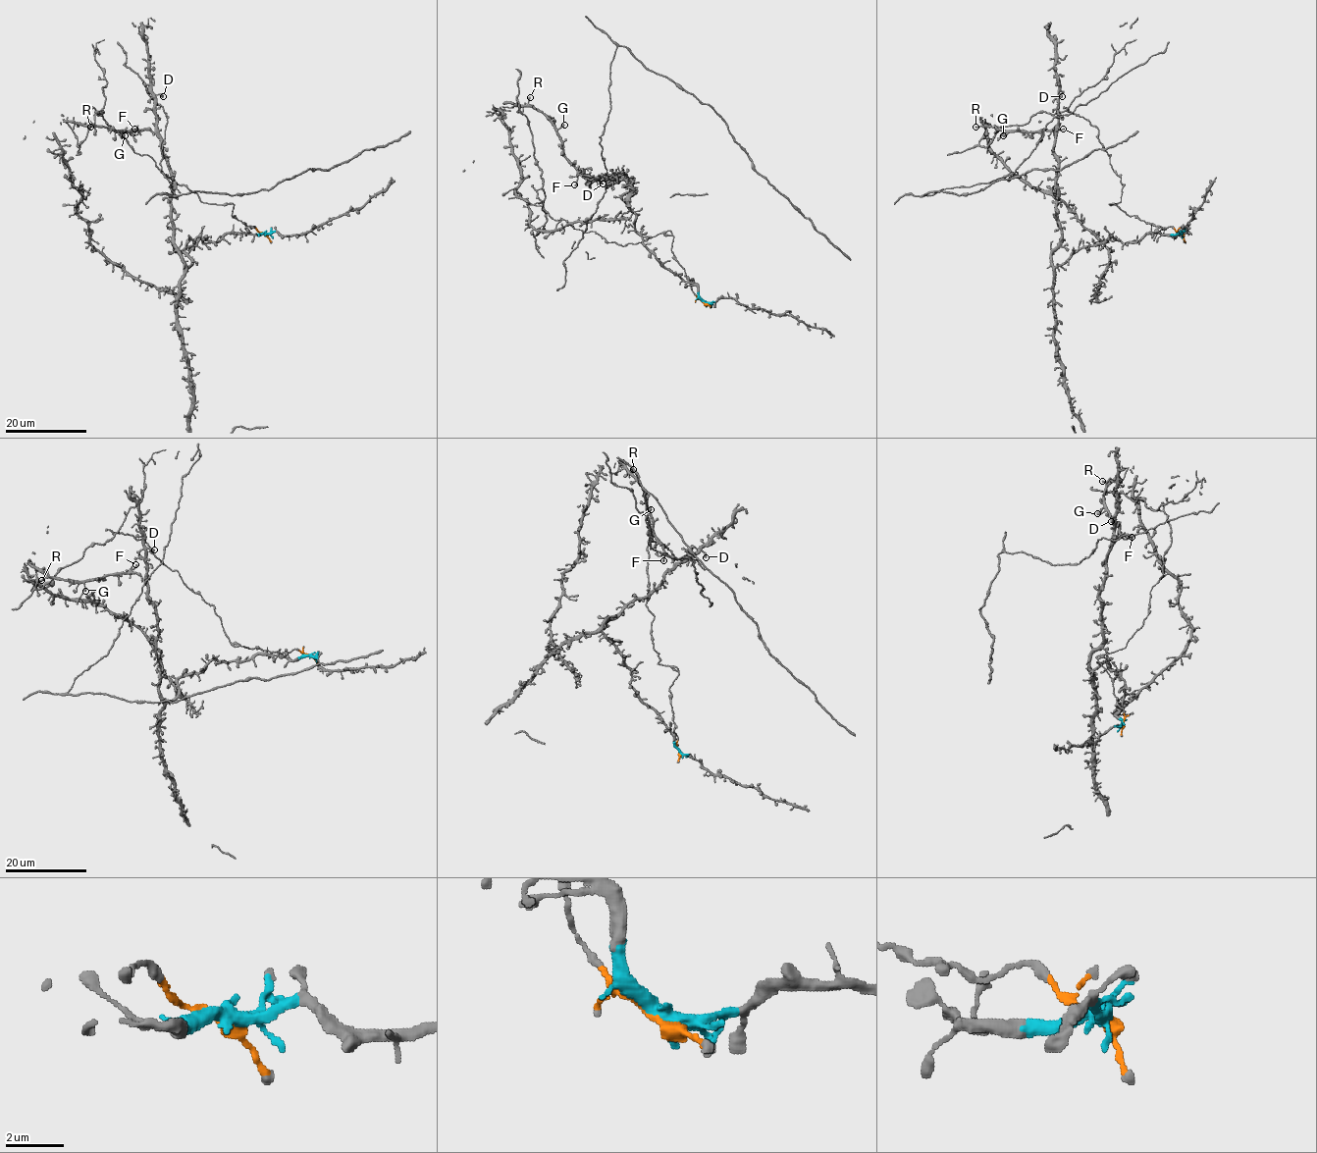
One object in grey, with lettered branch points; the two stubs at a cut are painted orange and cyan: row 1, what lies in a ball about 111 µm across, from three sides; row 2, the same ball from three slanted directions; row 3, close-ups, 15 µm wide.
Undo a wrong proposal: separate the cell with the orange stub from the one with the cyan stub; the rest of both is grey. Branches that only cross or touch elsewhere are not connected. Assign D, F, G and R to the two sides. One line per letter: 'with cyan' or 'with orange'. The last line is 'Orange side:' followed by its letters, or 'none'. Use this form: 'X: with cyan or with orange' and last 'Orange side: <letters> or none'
D: with cyan
F: with orange
G: with orange
R: with orange
Orange side: F, G, R

